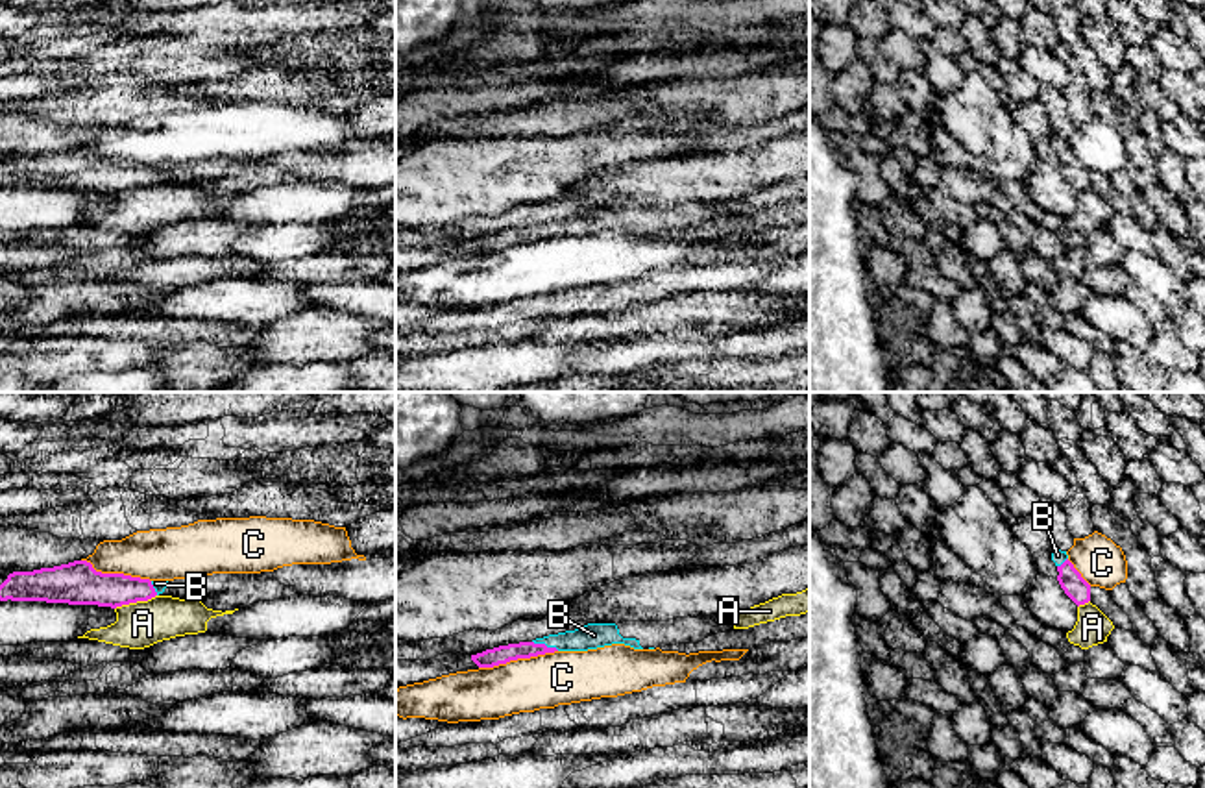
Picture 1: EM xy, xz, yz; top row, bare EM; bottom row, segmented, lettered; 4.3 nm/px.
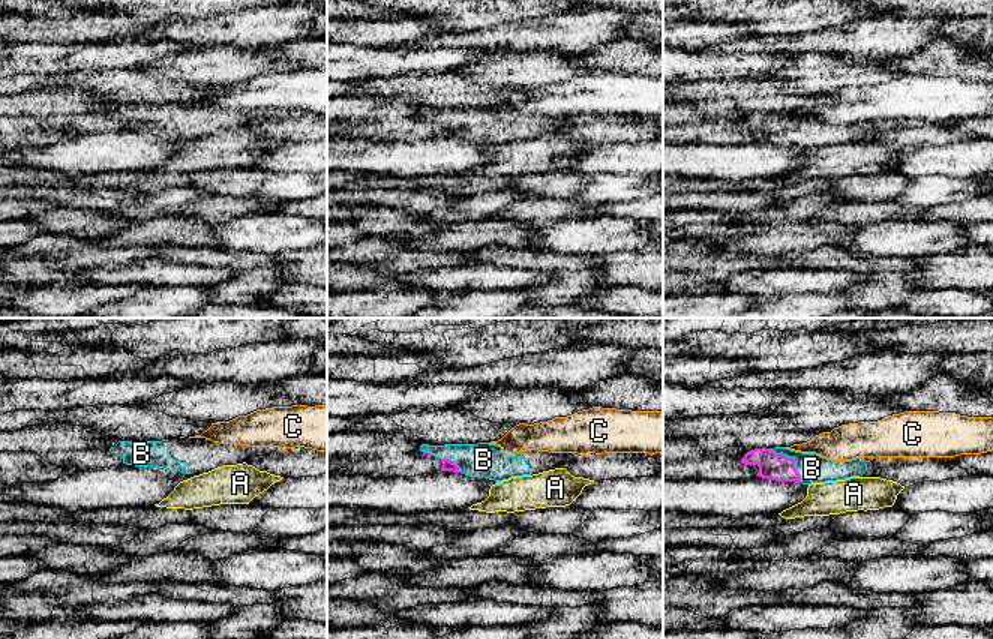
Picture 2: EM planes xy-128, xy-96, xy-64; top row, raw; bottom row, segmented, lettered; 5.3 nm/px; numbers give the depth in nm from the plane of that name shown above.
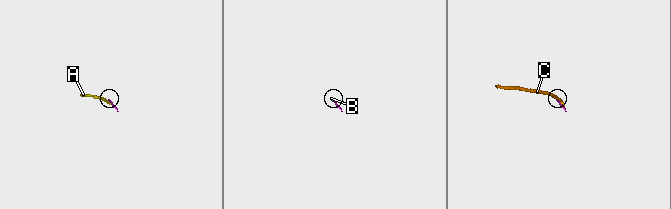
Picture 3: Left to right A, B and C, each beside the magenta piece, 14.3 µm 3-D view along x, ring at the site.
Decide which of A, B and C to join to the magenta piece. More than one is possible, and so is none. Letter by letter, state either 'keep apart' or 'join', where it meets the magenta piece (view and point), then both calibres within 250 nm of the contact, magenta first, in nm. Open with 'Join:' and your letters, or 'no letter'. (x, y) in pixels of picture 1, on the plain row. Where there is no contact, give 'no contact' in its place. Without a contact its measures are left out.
Join: B
A: keep apart; contact xy (135, 187); calibres 180 and 200 nm
B: join; contact xz (544, 230); calibres 80 and 110 nm
C: keep apart; contact xz (518, 243); calibres 80 and 240 nm

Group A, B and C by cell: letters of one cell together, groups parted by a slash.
A / B / C

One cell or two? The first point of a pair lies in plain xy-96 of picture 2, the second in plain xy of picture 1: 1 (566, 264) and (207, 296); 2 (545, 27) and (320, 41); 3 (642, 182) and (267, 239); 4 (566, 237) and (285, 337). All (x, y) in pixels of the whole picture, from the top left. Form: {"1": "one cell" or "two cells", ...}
{"1": "two cells", "2": "two cells", "3": "one cell", "4": "two cells"}

